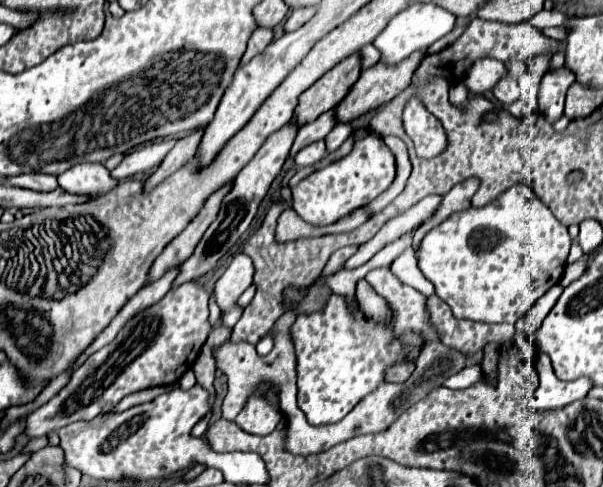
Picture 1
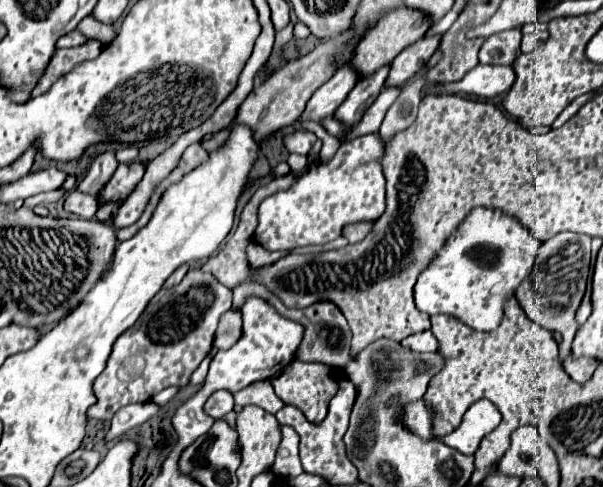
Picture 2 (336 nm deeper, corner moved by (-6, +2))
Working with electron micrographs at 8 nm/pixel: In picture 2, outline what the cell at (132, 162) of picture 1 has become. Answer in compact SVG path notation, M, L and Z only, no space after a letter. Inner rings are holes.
M129 144L116 152L116 160L120 164L134 162L138 156L138 148L135 144Z

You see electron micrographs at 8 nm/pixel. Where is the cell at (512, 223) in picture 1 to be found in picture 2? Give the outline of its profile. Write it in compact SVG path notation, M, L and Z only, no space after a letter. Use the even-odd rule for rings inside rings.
M474 208L420 272L414 286L416 308L430 316L448 314L474 330L490 332L500 326L508 298L516 296L516 290L532 272L540 246L542 242L516 216L498 208Z

